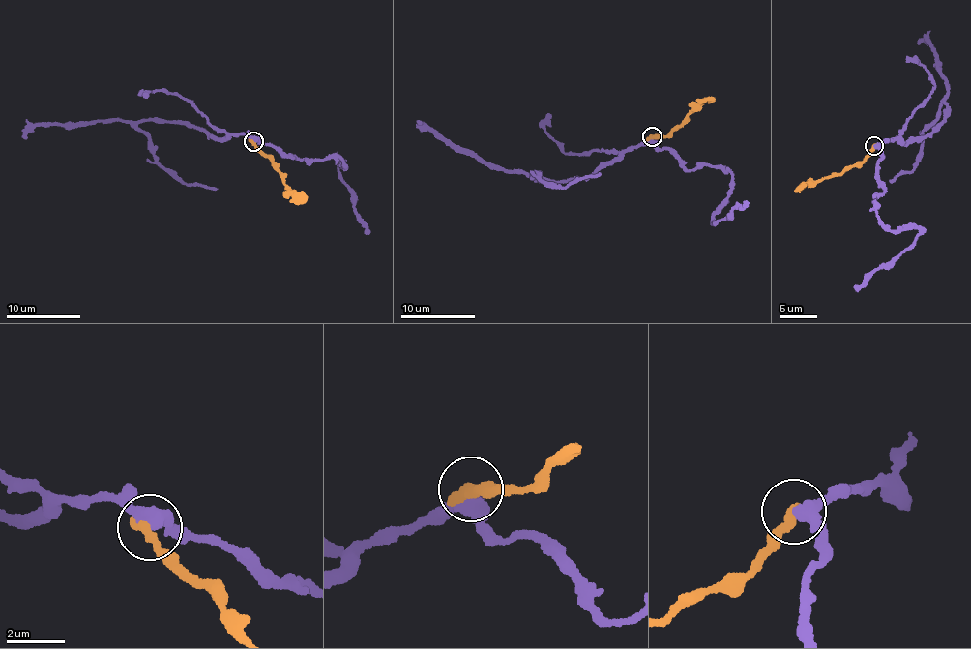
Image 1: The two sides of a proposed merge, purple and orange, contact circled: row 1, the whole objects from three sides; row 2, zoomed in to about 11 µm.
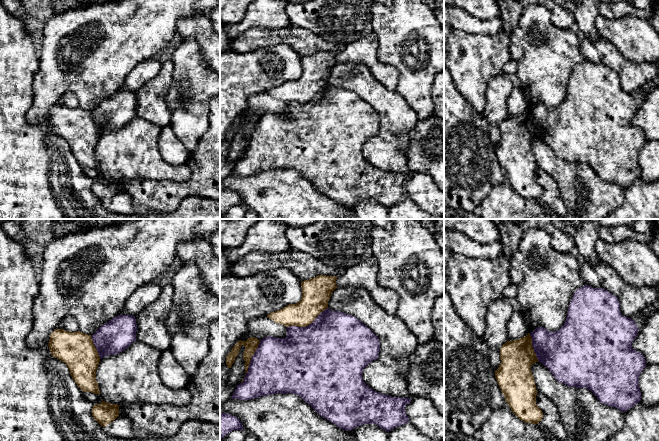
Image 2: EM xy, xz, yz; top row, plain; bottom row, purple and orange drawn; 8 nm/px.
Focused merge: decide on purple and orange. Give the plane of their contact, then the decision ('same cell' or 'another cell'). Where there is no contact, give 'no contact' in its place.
contact in xz; another cell

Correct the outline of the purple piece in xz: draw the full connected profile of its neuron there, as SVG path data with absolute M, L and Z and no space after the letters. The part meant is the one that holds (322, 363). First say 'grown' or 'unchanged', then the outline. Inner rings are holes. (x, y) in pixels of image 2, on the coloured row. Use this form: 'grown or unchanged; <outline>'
unchanged; M327 308L306 327L287 327L285 338L267 336L260 340L244 380L237 385L231 399L245 401L276 393L292 393L310 404L321 417L343 430L349 431L363 424L375 424L389 432L400 425L409 423L405 407L411 402L411 398L381 394L365 384L362 372L370 362L378 358L379 352L379 338L359 319Z

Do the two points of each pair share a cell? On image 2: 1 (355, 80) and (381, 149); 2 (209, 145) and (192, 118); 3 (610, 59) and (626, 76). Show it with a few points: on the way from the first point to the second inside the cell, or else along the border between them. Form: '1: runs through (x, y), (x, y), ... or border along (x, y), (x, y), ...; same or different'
1: runs through (373, 96), (387, 110), (387, 131); same
2: border along (209, 112), (209, 127), (190, 154); different
3: runs through (615, 60), (626, 71); same

